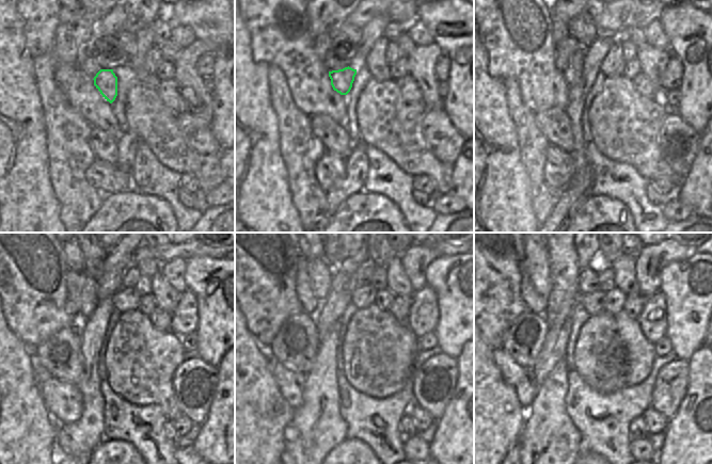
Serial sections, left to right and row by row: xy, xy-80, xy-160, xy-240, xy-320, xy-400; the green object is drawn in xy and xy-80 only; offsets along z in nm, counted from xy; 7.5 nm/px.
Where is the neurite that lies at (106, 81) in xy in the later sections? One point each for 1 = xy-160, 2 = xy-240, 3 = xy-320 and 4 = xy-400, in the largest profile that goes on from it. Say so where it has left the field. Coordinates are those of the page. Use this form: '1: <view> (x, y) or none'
1: xy-160 (570, 76)
2: xy-240 (89, 297)
3: xy-320 (321, 274)
4: xy-400 (535, 260)

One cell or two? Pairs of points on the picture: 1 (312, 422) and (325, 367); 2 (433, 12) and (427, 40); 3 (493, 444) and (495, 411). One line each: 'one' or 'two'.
1: one
2: two
3: one

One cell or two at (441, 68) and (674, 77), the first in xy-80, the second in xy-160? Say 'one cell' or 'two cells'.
one cell

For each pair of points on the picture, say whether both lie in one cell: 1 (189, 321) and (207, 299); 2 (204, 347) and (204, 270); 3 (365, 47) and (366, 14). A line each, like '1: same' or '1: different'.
1: different
2: same
3: different

